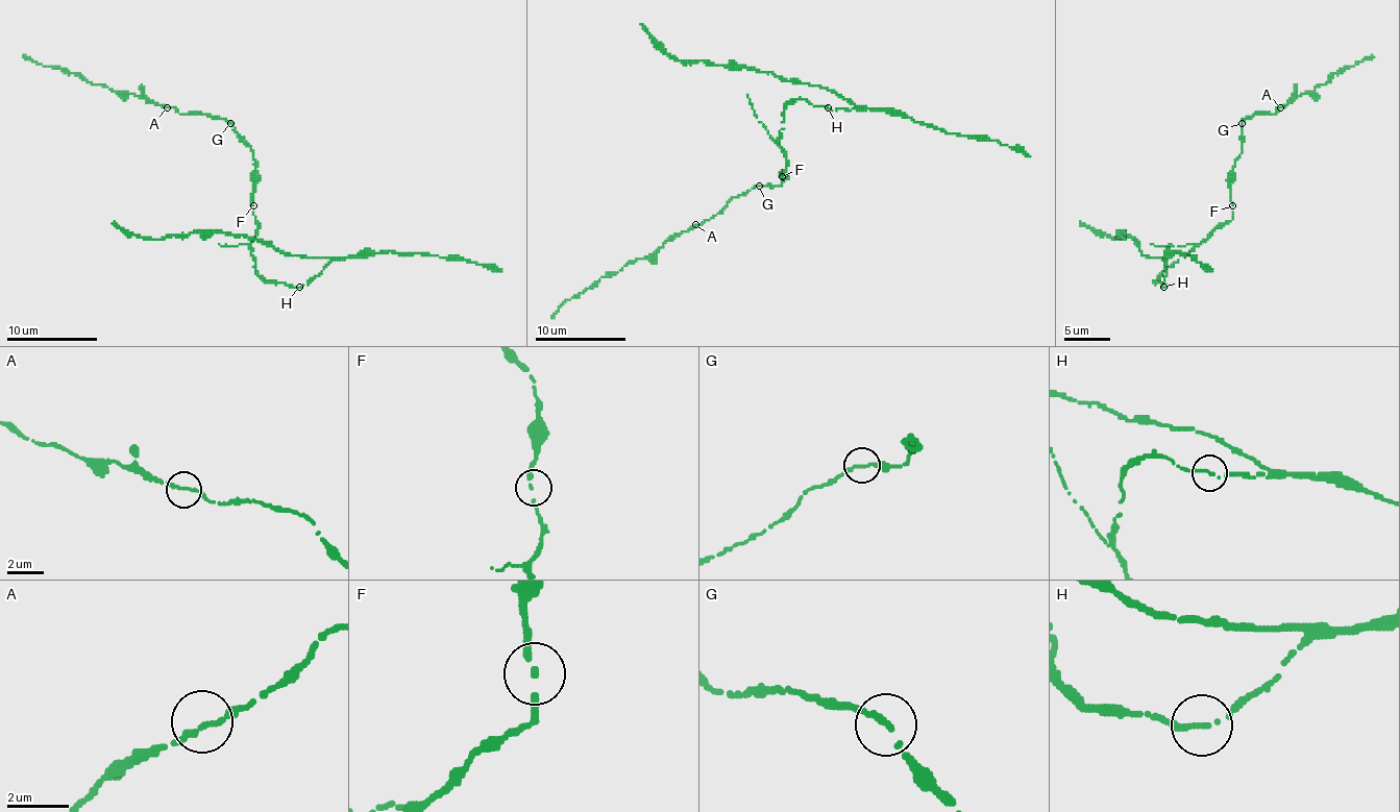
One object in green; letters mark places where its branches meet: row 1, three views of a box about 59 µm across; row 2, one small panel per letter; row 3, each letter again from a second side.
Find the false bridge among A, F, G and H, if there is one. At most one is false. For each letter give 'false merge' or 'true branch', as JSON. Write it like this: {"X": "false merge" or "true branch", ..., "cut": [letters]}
{"A": "true branch", "F": "true branch", "G": "true branch", "H": "true branch", "cut": []}

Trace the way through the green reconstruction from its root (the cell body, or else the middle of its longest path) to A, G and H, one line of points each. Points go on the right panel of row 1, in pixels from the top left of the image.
A: (1207, 237), (1232, 219), (1230, 180), (1235, 160), (1242, 152), (1242, 121), (1253, 114), (1276, 114), (1280, 107)
G: (1207, 237), (1232, 219), (1230, 180), (1235, 160), (1242, 152), (1242, 123)
H: (1207, 237), (1155, 280), (1164, 287)

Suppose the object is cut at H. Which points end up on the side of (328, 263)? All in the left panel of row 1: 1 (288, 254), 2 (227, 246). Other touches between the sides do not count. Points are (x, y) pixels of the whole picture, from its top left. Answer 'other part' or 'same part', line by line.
1: same part
2: other part

